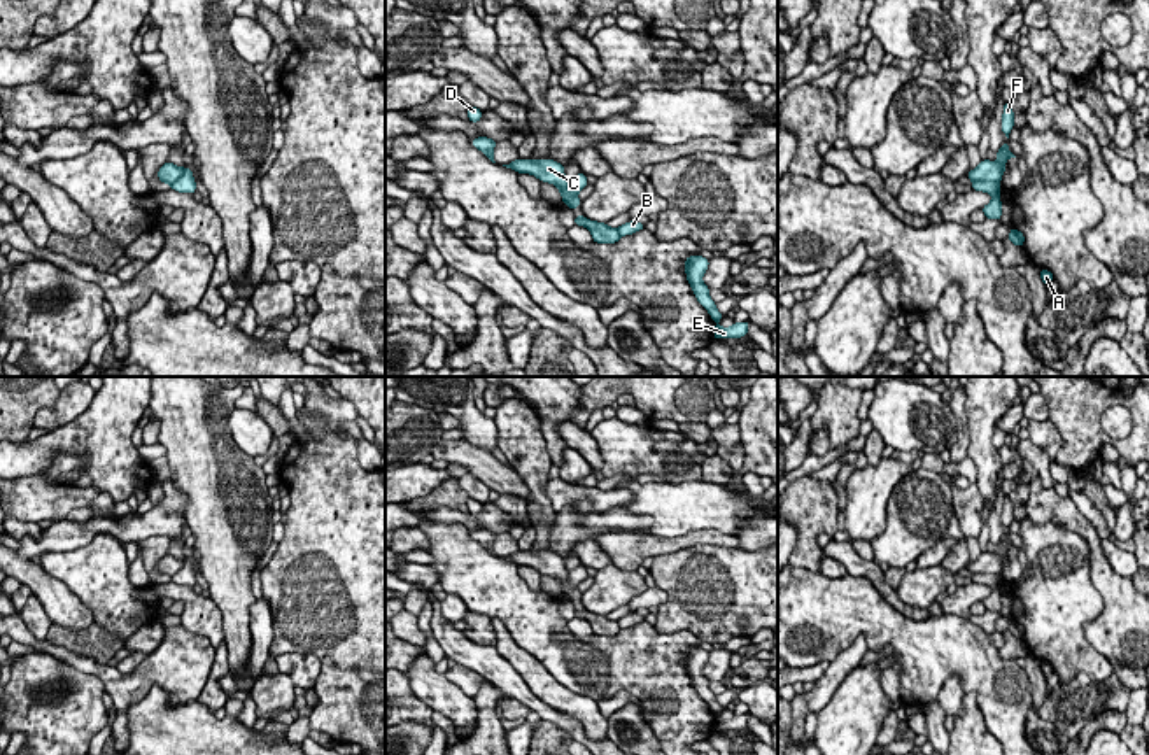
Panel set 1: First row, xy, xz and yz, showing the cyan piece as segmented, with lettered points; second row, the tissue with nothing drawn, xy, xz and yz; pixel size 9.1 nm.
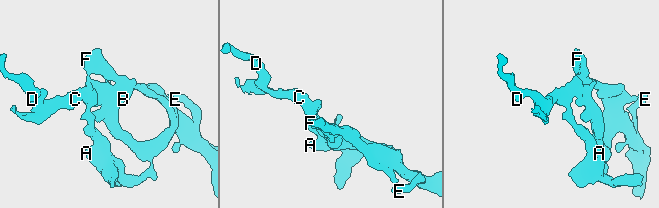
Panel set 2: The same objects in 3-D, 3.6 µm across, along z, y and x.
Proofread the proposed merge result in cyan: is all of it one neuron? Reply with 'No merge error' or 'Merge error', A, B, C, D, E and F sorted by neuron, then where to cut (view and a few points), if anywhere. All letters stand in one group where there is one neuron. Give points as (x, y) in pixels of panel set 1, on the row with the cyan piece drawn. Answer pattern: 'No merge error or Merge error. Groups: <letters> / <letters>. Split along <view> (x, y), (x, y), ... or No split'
No merge error. Groups: A B C D E F. No split

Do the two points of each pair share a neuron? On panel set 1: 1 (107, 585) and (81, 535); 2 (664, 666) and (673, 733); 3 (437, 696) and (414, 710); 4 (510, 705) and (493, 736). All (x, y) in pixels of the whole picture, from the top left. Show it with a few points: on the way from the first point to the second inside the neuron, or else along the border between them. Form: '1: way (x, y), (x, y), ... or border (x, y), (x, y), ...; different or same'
1: border (121, 542), (98, 533), (76, 549), (46, 552); different
2: way (664, 682), (673, 717); same
3: border (403, 673), (408, 678), (410, 689), (433, 710); different
4: border (496, 712), (501, 719); different

